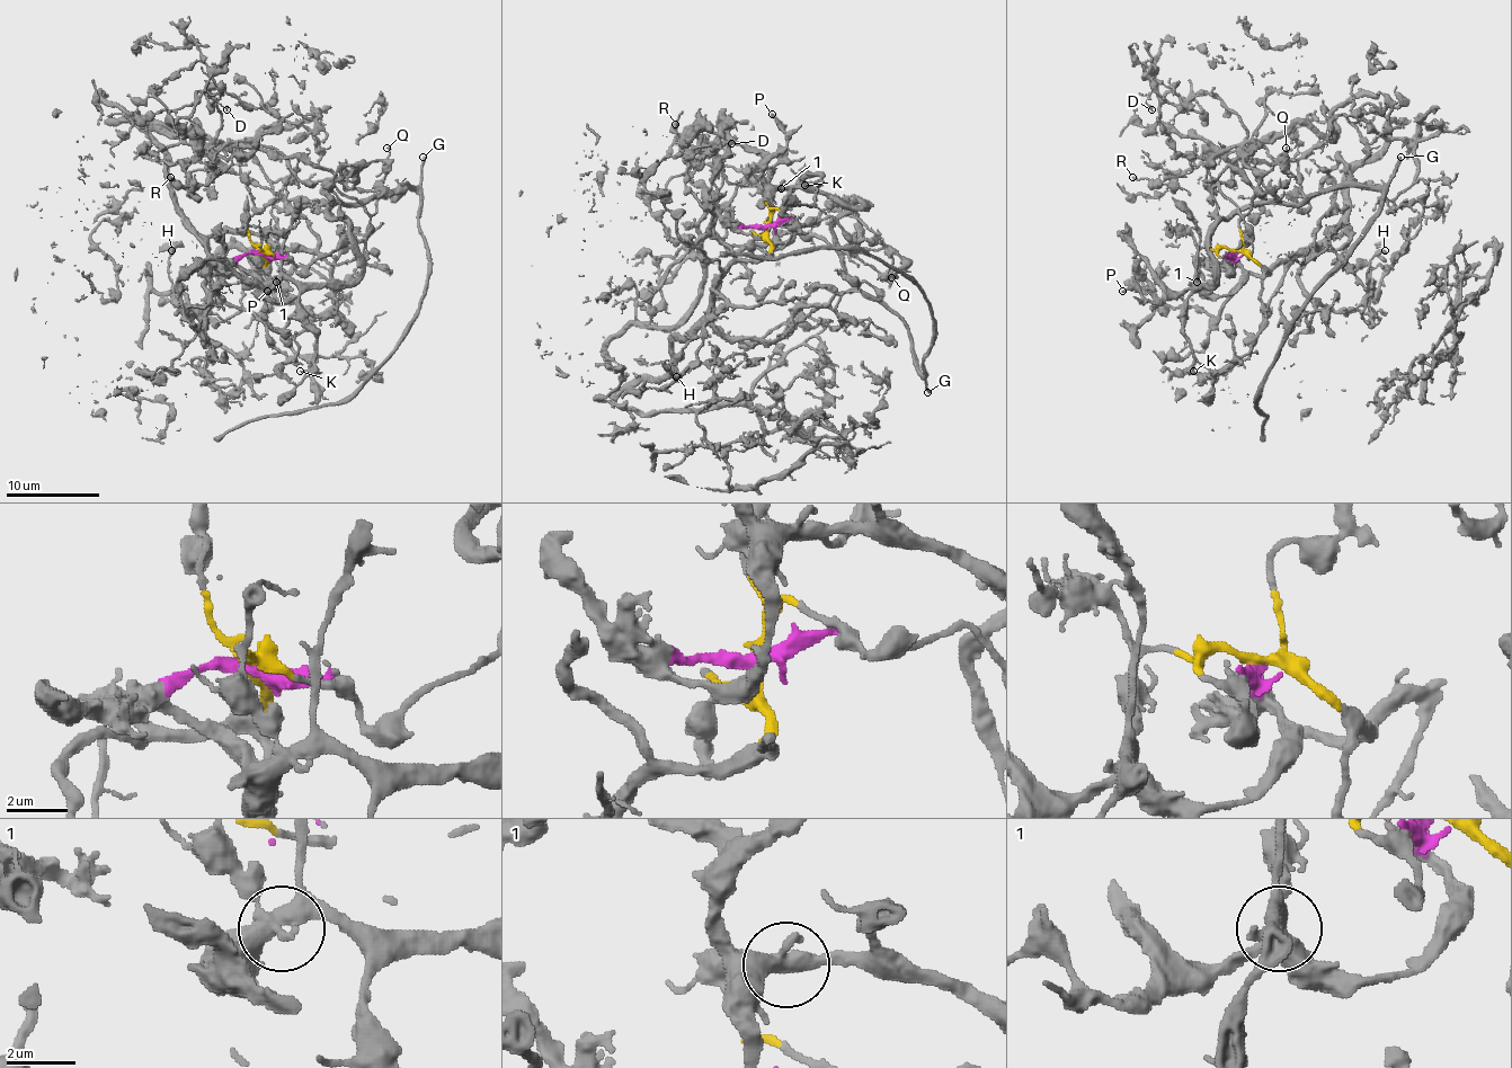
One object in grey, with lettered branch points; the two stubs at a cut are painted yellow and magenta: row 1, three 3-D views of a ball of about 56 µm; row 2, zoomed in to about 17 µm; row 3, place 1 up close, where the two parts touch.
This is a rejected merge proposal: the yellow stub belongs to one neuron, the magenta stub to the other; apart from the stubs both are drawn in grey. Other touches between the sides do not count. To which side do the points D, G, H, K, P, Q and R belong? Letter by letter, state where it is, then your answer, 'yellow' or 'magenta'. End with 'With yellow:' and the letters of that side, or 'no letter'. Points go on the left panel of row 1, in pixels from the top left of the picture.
D: (227, 109) | yellow
G: (423, 157) | magenta
H: (171, 250) | yellow
K: (300, 371) | magenta
P: (267, 291) | magenta
Q: (387, 148) | yellow
R: (170, 177) | yellow
With yellow: D, H, Q, R

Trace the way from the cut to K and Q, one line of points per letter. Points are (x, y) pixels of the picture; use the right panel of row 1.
K: (1236, 251), (1243, 277), (1225, 296), (1208, 296), (1197, 279), (1192, 288), (1183, 331), (1194, 371)
Q: (1236, 251), (1218, 251), (1234, 270), (1227, 254), (1250, 236), (1243, 219), (1250, 203), (1292, 175), (1284, 147)

